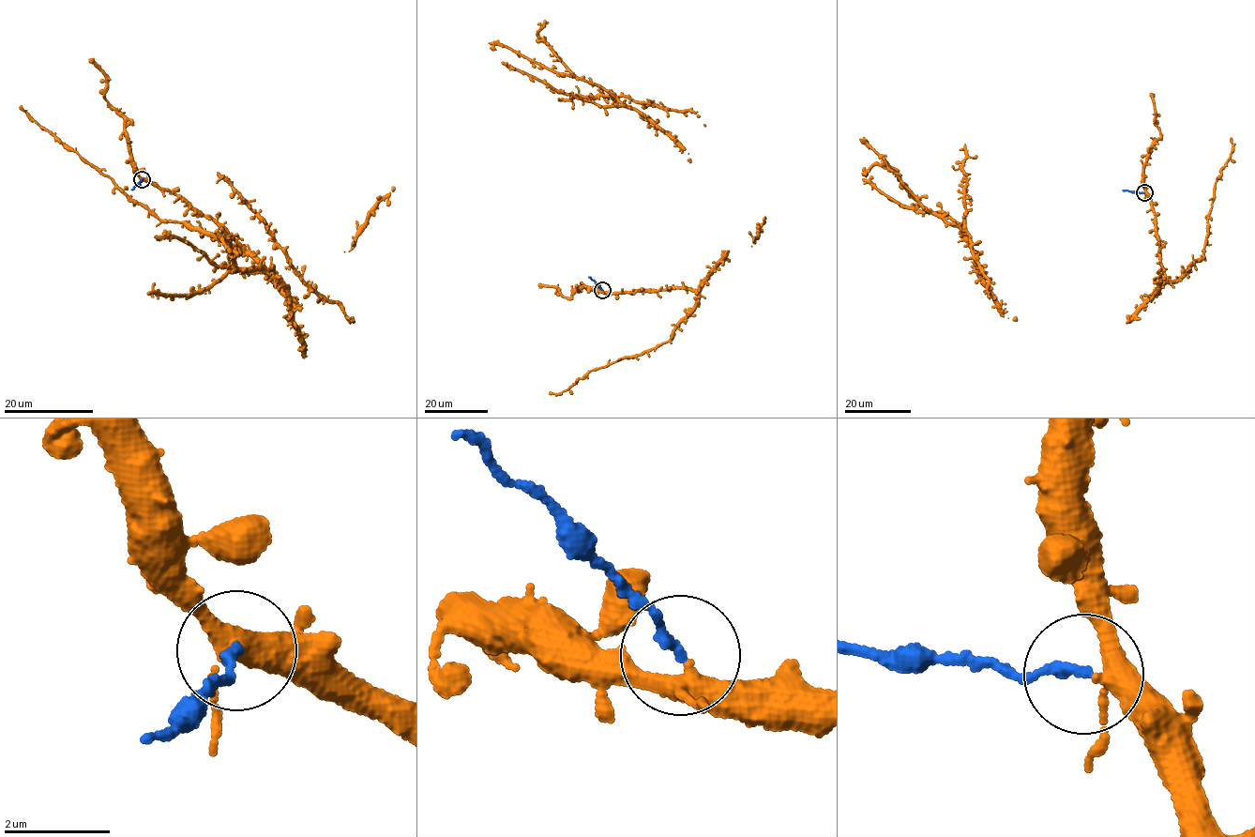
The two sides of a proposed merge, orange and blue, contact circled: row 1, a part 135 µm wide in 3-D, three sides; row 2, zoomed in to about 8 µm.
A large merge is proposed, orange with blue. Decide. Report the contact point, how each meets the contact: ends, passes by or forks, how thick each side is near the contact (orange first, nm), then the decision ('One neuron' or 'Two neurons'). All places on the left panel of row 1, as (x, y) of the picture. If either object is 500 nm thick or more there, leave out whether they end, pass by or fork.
Place: (142, 179). At the ring orange forks. At the ring blue ends. Thickness 300 nm (orange) against 190 nm. Two neurons

